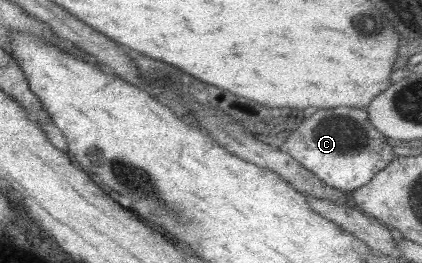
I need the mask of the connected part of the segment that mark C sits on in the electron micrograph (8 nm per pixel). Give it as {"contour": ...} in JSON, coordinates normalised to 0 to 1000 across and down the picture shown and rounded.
{"contour":[[[865,411],[751,414],[682,521],[687,529],[673,544],[678,559],[671,570],[692,605],[737,650],[768,703],[822,738],[867,703],[889,658],[938,597],[915,548],[910,513],[874,464]]]}

